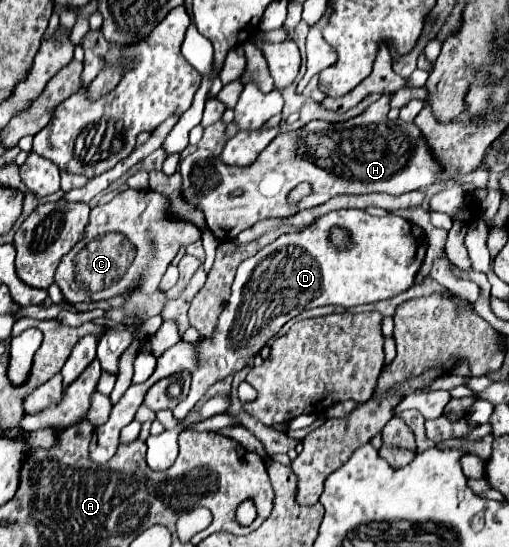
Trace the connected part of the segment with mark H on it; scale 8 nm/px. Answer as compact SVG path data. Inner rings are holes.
M383 95L377 103L365 109L355 119L349 119L345 123L327 123L327 121L311 121L305 127L289 133L279 133L257 157L253 165L249 167L231 167L225 165L219 157L211 157L209 149L197 149L195 153L187 155L181 161L181 175L183 175L183 197L187 203L199 207L205 213L209 231L219 239L235 239L241 231L253 227L257 221L263 219L285 219L293 217L303 209L311 209L317 205L327 203L331 197L337 195L367 195L367 193L389 193L389 195L403 195L409 191L425 189L429 185L435 185L443 179L443 167L441 161L433 155L431 147L425 143L425 137L415 127L415 123L395 121L391 123L387 119L389 113L389 95ZM299 183L309 183L311 193L297 201L289 201L289 191L297 187ZM233 189L243 189L241 197L231 197Z

